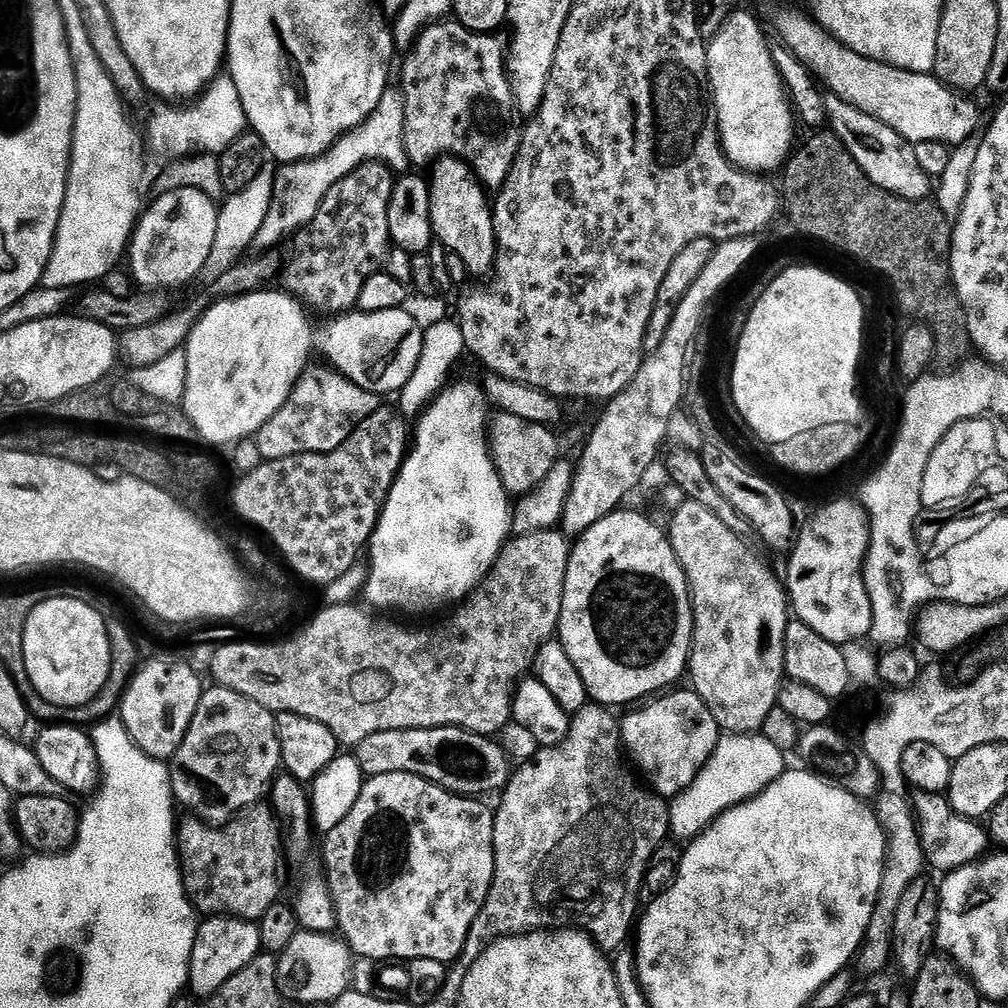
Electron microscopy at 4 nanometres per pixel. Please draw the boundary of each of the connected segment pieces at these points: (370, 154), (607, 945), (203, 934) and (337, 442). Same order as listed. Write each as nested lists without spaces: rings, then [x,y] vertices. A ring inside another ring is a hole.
[[[389,90],[382,94],[382,102],[361,124],[340,137],[328,151],[311,160],[295,160],[293,164],[280,164],[275,169],[274,190],[270,198],[270,210],[266,210],[266,222],[258,230],[255,247],[260,250],[271,247],[282,236],[291,237],[306,227],[318,214],[324,195],[342,178],[346,178],[354,169],[369,162],[380,162],[384,156],[392,156],[402,148],[404,139],[404,94],[400,90]]]
[[[589,702],[582,710],[578,710],[572,717],[568,726],[568,736],[558,746],[549,748],[537,747],[536,753],[517,767],[512,773],[511,780],[502,789],[499,797],[500,809],[494,812],[494,850],[496,851],[496,865],[494,866],[494,878],[492,884],[508,884],[508,880],[520,880],[520,884],[572,884],[572,926],[583,926],[588,935],[596,941],[596,945],[604,949],[605,953],[612,954],[625,947],[624,939],[628,936],[628,919],[636,912],[636,895],[645,887],[645,877],[648,875],[652,859],[660,845],[665,843],[670,836],[670,807],[665,797],[649,790],[647,787],[639,788],[634,777],[628,773],[624,760],[620,757],[620,744],[622,748],[622,736],[620,740],[620,728],[616,720],[611,716],[607,707],[595,702]]]
[[[210,916],[199,921],[194,938],[194,950],[190,954],[190,966],[188,967],[187,987],[196,998],[213,996],[238,972],[242,970],[252,959],[261,955],[260,925],[250,920],[239,920],[236,916]]]
[[[326,364],[313,366],[307,367],[296,380],[287,401],[276,412],[274,422],[266,422],[268,428],[262,426],[256,433],[254,443],[261,459],[280,460],[314,448],[318,448],[318,453],[337,449],[361,421],[382,406],[379,394],[358,386],[335,368]],[[348,408],[356,408],[356,416],[348,416]]]

